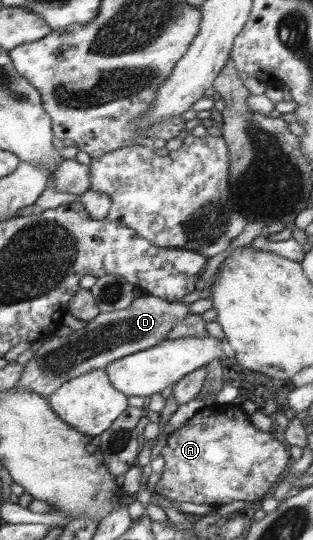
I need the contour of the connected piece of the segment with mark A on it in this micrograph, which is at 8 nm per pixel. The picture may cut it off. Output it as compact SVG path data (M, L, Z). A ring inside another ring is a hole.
M222 405L218 410L204 406L190 419L186 419L181 428L166 437L166 446L161 451L165 466L154 492L169 498L175 505L194 502L194 504L210 504L217 508L234 500L250 503L264 498L273 492L292 461L277 432L262 432L254 428L248 416L242 412L242 408L230 408L230 405Z

